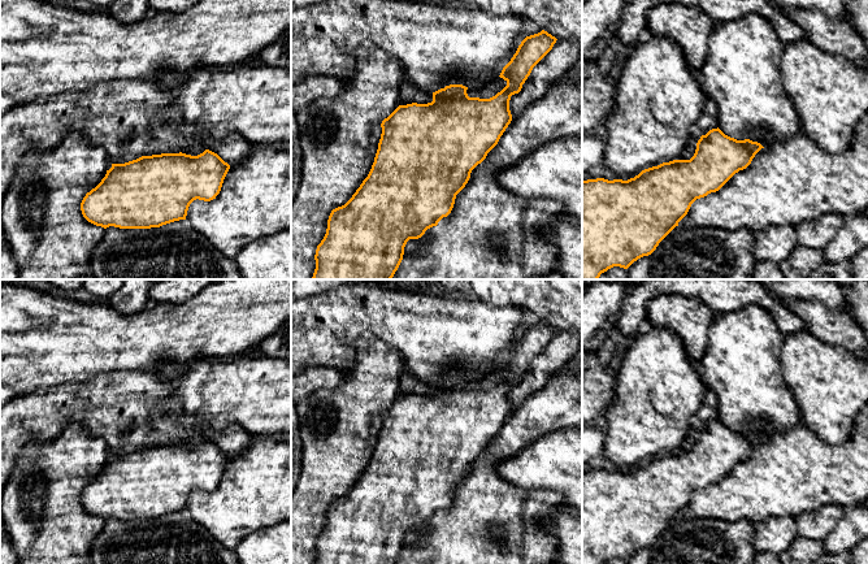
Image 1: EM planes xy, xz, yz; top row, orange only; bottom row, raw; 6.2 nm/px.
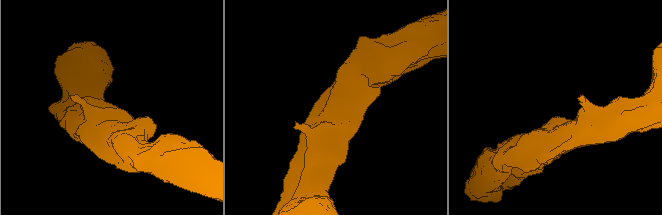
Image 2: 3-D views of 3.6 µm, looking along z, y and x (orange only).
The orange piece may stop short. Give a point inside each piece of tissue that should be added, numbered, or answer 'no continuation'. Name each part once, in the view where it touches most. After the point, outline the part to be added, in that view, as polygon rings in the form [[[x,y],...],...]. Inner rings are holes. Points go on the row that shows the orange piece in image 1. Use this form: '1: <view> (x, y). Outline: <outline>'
no continuation

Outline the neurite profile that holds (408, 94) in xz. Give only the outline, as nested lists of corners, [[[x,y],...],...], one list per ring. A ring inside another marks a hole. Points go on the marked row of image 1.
[[[404,82],[399,92],[399,105],[407,105],[412,103],[428,104],[433,101],[433,94],[418,88],[417,86]]]

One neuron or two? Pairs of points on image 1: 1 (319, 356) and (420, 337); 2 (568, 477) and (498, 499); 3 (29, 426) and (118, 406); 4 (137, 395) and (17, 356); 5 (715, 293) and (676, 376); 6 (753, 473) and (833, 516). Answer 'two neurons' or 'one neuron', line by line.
1: one neuron
2: two neurons
3: one neuron
4: two neurons
5: two neurons
6: two neurons

